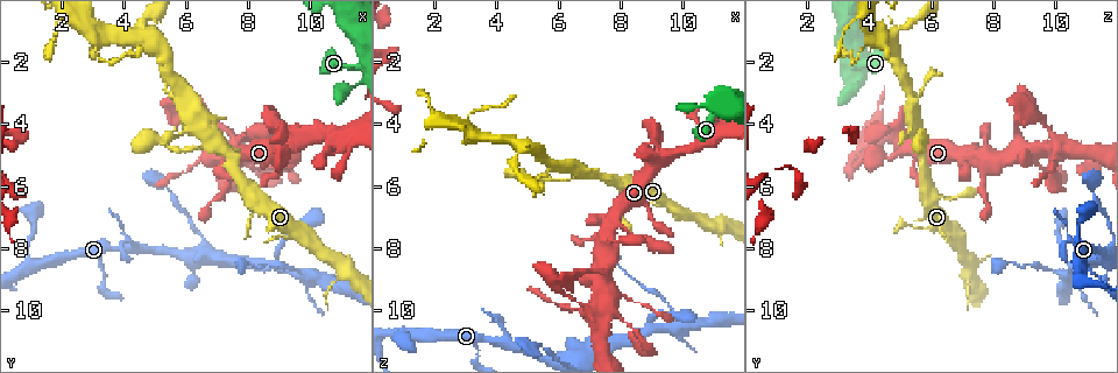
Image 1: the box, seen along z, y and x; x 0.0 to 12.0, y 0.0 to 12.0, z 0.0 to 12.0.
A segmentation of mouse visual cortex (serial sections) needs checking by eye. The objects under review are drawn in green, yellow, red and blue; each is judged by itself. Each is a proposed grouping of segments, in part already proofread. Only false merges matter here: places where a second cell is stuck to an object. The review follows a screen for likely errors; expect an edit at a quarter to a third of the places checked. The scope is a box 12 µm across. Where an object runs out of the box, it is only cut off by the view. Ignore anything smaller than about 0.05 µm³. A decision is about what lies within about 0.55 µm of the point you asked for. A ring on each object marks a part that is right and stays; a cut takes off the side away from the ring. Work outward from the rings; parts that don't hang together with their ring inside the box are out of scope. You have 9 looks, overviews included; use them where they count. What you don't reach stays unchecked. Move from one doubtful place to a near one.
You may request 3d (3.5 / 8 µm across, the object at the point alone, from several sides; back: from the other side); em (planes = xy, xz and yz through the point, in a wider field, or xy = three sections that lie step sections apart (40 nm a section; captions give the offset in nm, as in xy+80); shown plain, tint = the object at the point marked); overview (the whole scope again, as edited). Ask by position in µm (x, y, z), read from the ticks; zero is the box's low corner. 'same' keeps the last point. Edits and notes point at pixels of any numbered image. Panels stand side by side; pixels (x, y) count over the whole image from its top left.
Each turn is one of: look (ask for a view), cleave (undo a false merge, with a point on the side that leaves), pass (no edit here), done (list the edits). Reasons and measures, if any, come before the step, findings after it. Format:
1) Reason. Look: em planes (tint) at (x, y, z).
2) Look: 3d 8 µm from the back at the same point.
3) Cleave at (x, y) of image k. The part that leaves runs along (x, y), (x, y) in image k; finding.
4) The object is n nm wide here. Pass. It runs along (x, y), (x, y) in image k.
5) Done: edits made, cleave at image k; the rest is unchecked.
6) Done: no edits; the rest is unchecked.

Thin arm on a thick one. Look: 3d 3.5 µm at (1.1, 8.5, 10.8).

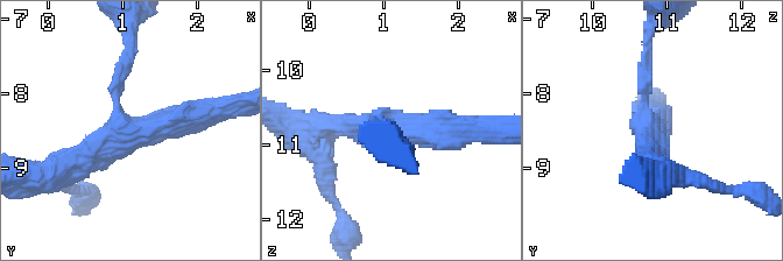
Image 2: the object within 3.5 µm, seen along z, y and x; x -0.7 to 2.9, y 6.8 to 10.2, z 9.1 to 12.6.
3 arms meet here; the arms are 150, 250, 350 nm wide; need the tissue. Look: em planes (tint) at (1.10, 8.55, 10.85).

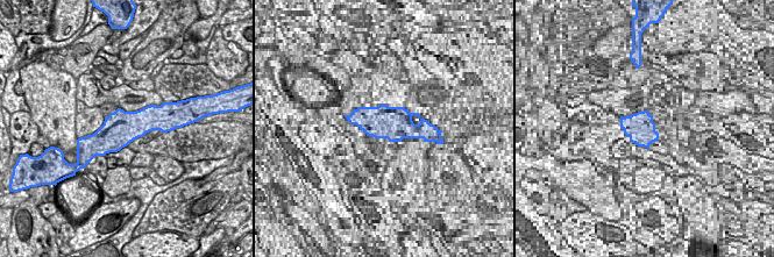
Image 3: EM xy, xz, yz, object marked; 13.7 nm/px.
Pass. It runs along (200, 113), (128, 135), (118, 125), (128, 63) in image 2; one cell here.

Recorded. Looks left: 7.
Thin neck. Look: 3d 3.5 µm at (9.3, 8.7, 9.6).

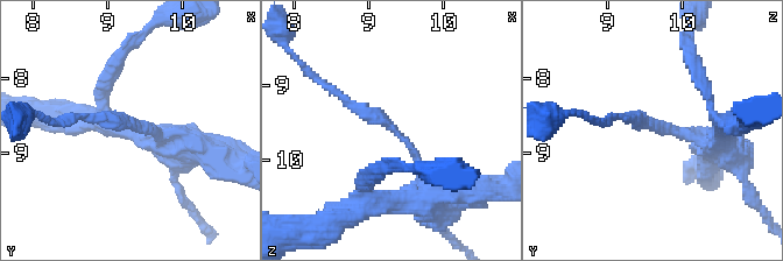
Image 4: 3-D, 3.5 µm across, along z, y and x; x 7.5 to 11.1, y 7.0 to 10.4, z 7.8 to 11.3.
The arms are 150, 200 nm wide. Look: em xy step 2 (tint) at (9.40, 8.65, 9.60).

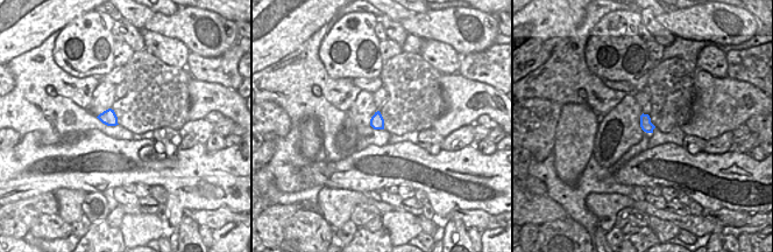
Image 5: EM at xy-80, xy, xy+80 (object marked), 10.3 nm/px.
Pass. It runs along (430, 195), (411, 147), (333, 90) in image 4; one cell here.

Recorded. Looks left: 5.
Sharp bend. Look: 3d 8 µm from the back at (9.3, 4.5, 5.1).

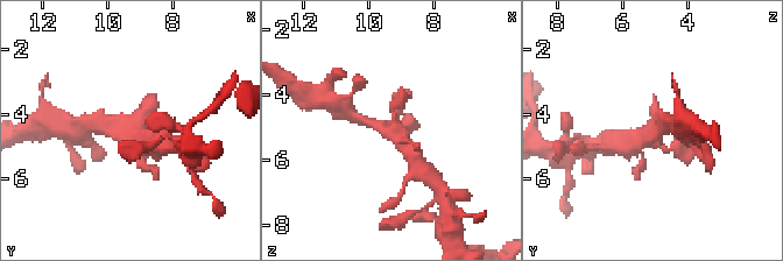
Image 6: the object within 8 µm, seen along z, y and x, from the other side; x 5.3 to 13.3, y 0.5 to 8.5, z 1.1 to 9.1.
Zoom in. Look: 3d 3.5 µm at (9.5, 4.4, 5.1).

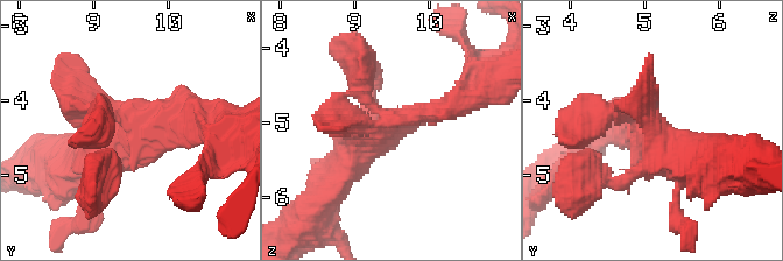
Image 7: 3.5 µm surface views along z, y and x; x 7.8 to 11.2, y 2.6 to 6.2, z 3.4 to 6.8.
Look: em xy step 3 (tint) at (9.40, 4.45, 5.10).

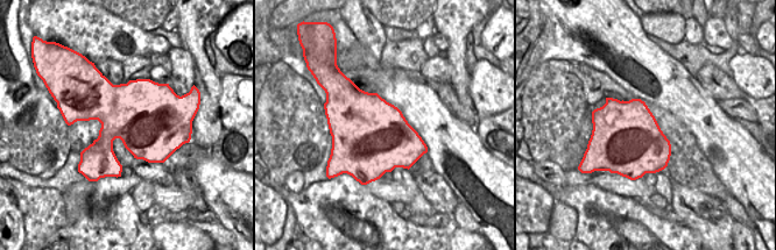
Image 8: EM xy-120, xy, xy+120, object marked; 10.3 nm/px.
Pass. It runs along (322, 192), (372, 139), (436, 110) in image 7; one cell here.

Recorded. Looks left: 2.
Sharp bend. Look: 3d 3.5 µm at (11.3, 2.9, 3.6).

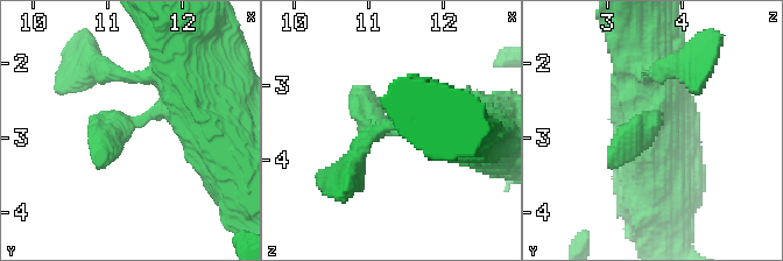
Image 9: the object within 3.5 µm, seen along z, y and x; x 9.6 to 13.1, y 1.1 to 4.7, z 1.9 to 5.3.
Shape alone is not enough. Look: em planes (tint) at (11.35, 2.85, 3.65).

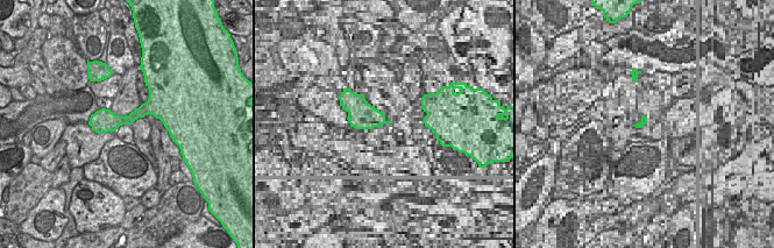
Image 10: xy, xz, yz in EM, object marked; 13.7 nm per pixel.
Pass. One cell here.

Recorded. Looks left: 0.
Done: no edits; the rest is unchecked.

